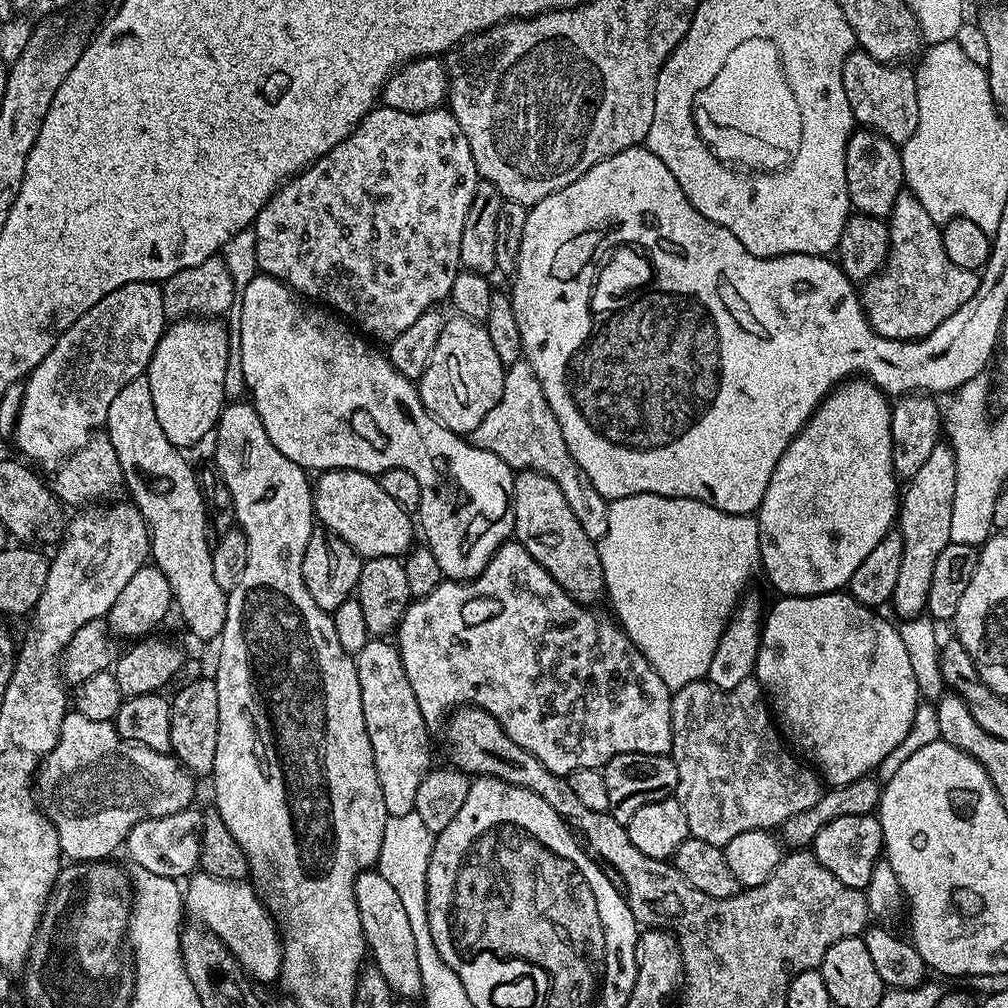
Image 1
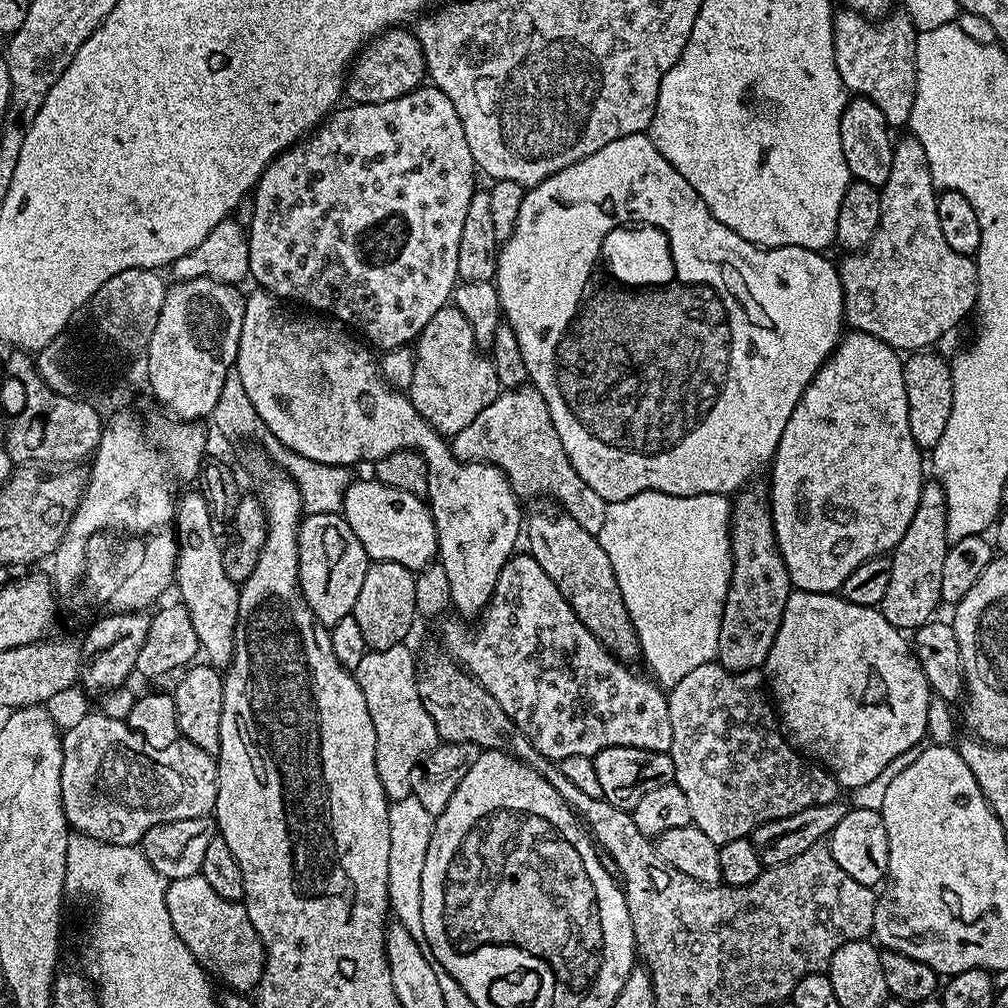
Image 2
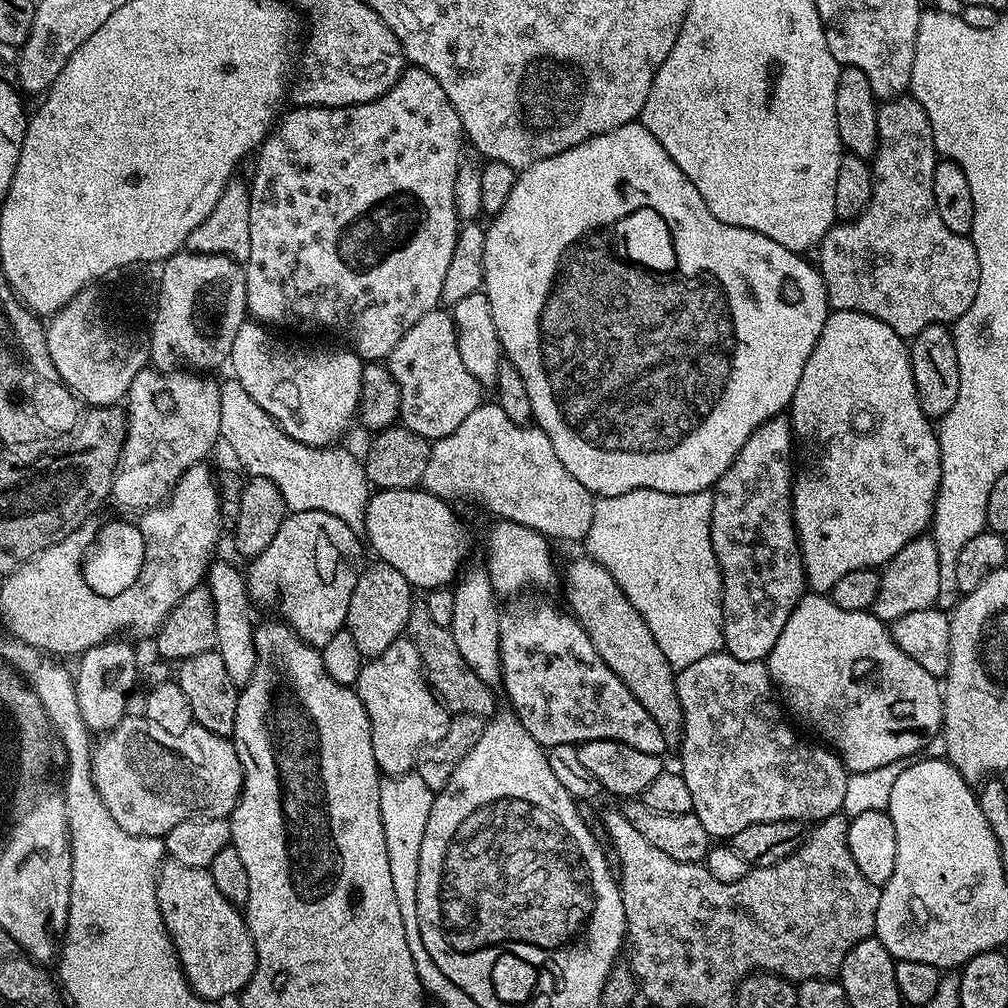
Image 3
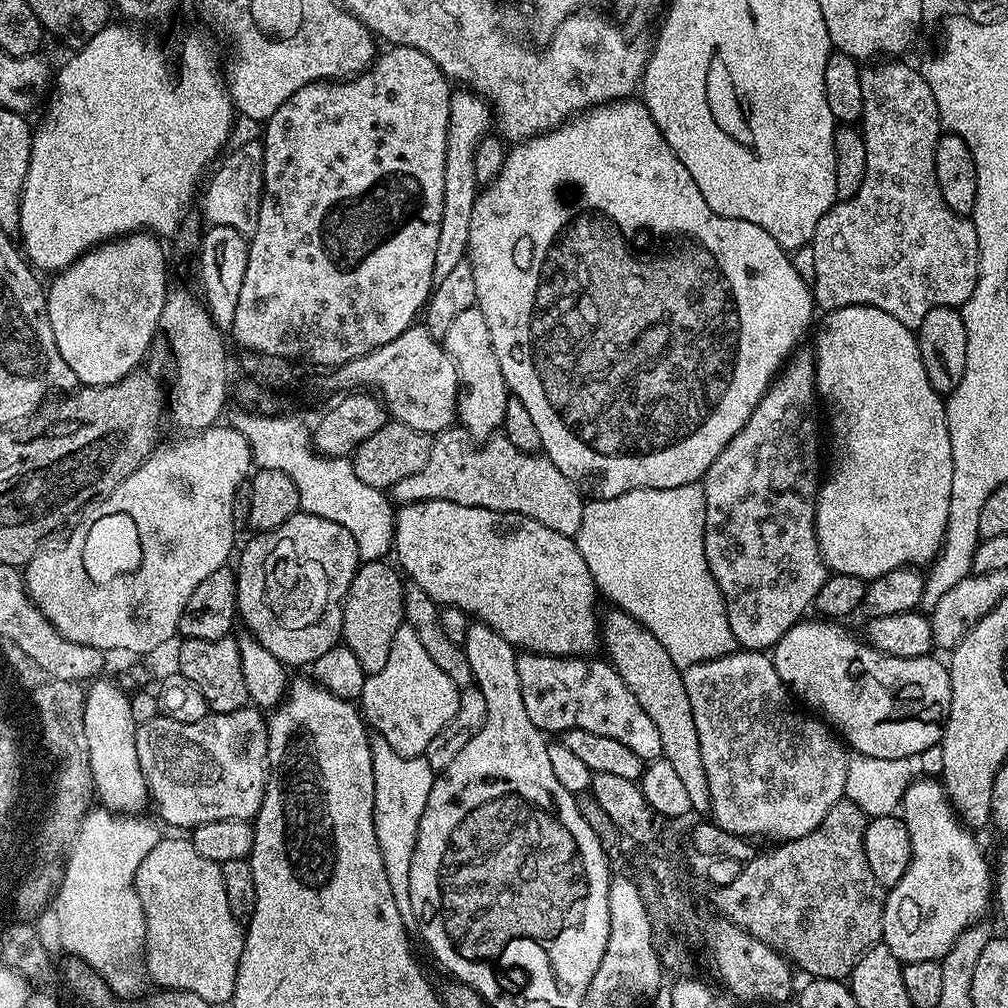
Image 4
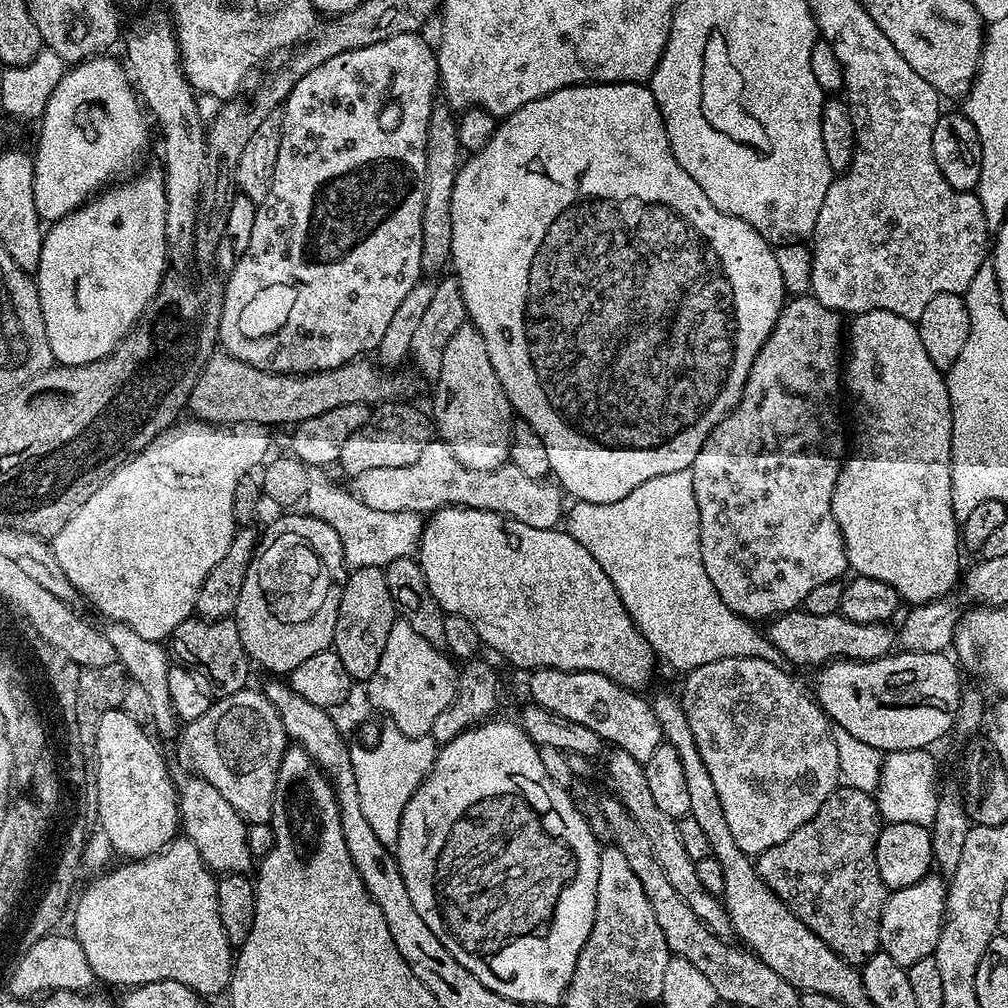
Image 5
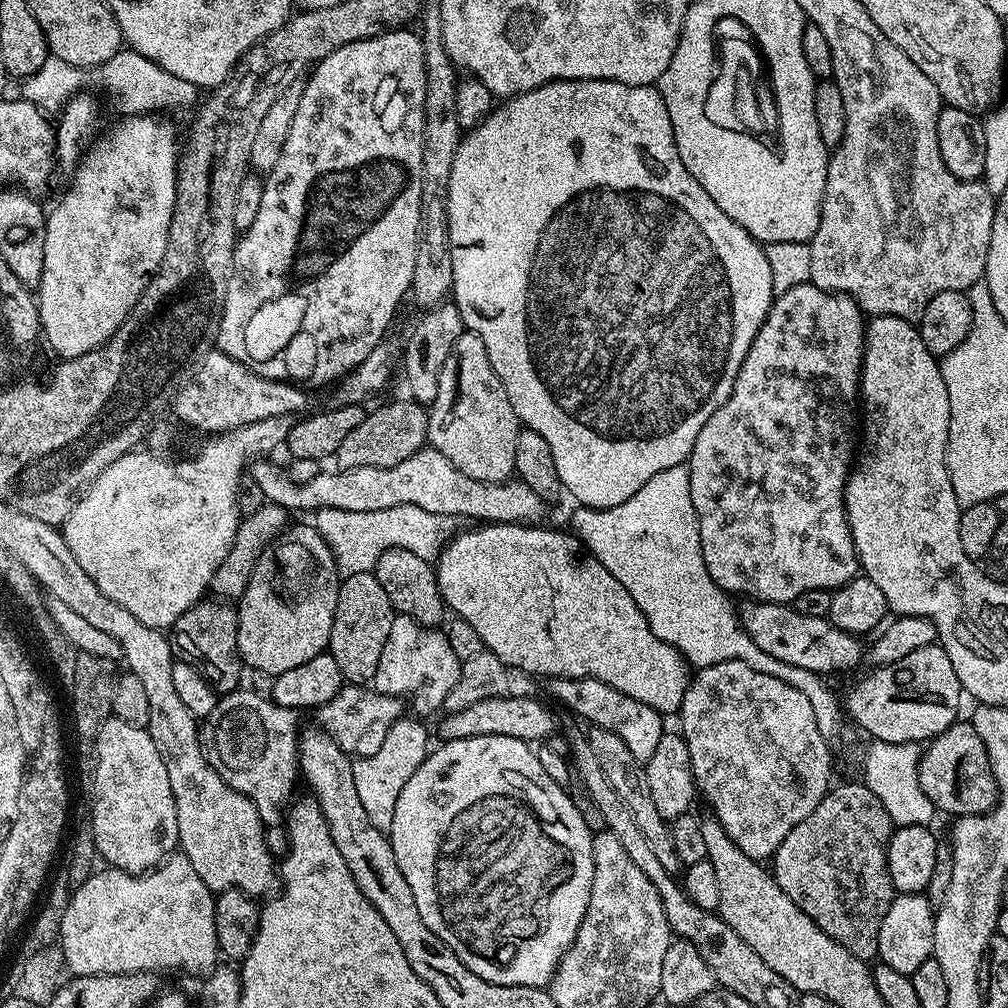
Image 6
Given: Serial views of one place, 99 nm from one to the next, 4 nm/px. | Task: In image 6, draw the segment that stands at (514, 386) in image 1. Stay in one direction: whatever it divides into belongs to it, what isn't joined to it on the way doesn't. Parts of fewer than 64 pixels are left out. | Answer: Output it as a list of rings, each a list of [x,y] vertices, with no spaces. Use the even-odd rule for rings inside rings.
[[[425,446],[418,449],[414,454],[410,454],[410,458],[406,458],[406,462],[398,462],[398,466],[386,466],[385,468],[379,468],[378,466],[362,466],[361,468],[345,468],[343,470],[323,470],[316,477],[310,478],[309,481],[298,481],[292,476],[291,471],[287,467],[282,468],[280,465],[270,462],[268,458],[258,458],[264,460],[256,461],[251,468],[248,468],[248,475],[256,480],[256,484],[262,489],[264,498],[269,503],[282,505],[282,507],[291,510],[293,513],[296,512],[308,512],[311,513],[313,510],[335,510],[338,512],[345,512],[346,510],[358,510],[359,512],[365,512],[366,510],[386,510],[390,506],[400,506],[402,504],[410,504],[416,506],[422,506],[424,510],[430,510],[434,513],[446,514],[447,516],[455,516],[457,518],[463,518],[463,516],[469,516],[472,520],[480,520],[476,522],[491,522],[494,524],[515,524],[517,522],[532,522],[536,515],[542,511],[542,505],[538,494],[534,494],[534,490],[530,490],[527,484],[523,482],[505,482],[502,484],[482,484],[477,480],[470,478],[459,472],[457,468],[450,463],[450,461],[443,456],[437,448],[431,446]]]

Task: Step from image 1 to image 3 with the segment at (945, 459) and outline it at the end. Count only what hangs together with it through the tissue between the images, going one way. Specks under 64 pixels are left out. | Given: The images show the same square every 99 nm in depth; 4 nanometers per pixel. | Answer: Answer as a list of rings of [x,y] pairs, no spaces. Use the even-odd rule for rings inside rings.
[[[931,535],[917,536],[915,540],[902,546],[902,550],[898,550],[898,554],[894,554],[894,558],[883,565],[878,598],[874,598],[870,611],[882,622],[891,622],[914,610],[936,607],[939,589],[938,550],[934,546]]]

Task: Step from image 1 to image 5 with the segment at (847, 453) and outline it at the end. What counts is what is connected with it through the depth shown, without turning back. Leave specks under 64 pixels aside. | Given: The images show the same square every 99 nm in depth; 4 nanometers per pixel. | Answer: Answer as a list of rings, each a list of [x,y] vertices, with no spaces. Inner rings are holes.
[[[870,310],[851,317],[852,329],[847,329],[846,363],[842,368],[842,384],[852,395],[856,403],[856,445],[852,448],[852,457],[843,461],[840,473],[834,486],[832,513],[840,527],[840,533],[846,546],[849,569],[856,576],[874,578],[878,582],[886,582],[897,592],[901,601],[909,605],[931,604],[933,600],[943,600],[949,595],[952,587],[962,580],[960,568],[960,552],[962,541],[958,521],[952,505],[952,407],[945,373],[926,354],[922,346],[919,327],[913,321],[902,318],[898,314],[890,314],[890,310]]]

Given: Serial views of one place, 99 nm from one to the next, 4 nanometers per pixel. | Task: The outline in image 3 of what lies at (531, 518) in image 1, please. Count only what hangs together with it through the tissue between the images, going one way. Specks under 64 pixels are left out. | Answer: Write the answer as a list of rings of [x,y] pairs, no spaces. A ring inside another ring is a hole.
[[[582,554],[579,560],[572,560],[563,565],[562,572],[568,575],[568,587],[564,596],[568,599],[566,608],[577,622],[586,630],[586,638],[594,642],[594,650],[624,680],[626,690],[642,702],[642,707],[658,722],[662,730],[665,745],[679,745],[684,735],[682,706],[678,702],[678,690],[674,683],[676,672],[669,664],[664,663],[662,649],[654,642],[654,634],[648,632],[646,622],[632,608],[632,603],[624,599],[622,586],[610,578],[610,570],[601,568],[600,563],[591,556]]]

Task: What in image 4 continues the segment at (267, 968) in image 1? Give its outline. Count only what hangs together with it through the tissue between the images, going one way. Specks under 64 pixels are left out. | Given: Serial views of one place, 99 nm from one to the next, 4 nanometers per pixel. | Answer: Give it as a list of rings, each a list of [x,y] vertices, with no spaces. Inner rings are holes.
[[[162,838],[142,858],[134,887],[148,923],[143,971],[148,971],[161,989],[190,991],[211,1006],[227,1005],[234,994],[245,929],[230,914],[220,865],[202,858],[191,839]]]

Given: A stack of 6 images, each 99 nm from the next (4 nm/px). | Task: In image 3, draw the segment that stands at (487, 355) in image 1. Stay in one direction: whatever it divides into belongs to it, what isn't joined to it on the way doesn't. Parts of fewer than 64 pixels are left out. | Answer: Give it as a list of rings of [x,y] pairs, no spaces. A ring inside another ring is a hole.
[[[443,307],[422,314],[422,318],[402,334],[402,342],[394,346],[386,363],[400,391],[399,423],[430,442],[454,434],[454,430],[458,430],[482,403],[482,386],[462,363],[452,313]]]

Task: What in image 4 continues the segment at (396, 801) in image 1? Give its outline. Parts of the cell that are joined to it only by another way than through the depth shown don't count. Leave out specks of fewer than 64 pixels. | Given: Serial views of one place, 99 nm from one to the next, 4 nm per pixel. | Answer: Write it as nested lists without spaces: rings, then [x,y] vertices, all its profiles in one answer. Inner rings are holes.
[[[408,624],[398,626],[382,670],[371,673],[362,686],[358,707],[367,727],[403,756],[423,756],[426,746],[454,718],[461,689],[426,654],[418,634]]]

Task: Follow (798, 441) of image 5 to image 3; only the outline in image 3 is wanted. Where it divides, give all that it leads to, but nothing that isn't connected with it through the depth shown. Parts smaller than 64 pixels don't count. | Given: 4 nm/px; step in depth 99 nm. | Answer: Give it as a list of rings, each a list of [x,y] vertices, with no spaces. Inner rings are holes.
[[[781,414],[768,420],[750,438],[746,438],[746,446],[738,450],[734,462],[718,478],[712,492],[712,521],[710,522],[710,538],[712,539],[712,549],[716,555],[716,561],[720,567],[720,601],[722,602],[722,630],[724,631],[723,651],[730,653],[734,658],[742,662],[754,662],[755,660],[767,661],[770,650],[774,650],[774,642],[778,642],[778,634],[782,634],[782,626],[786,626],[786,621],[790,614],[794,614],[794,606],[806,594],[806,581],[804,579],[804,563],[800,553],[800,539],[796,536],[796,519],[792,517],[792,490],[794,487],[794,468],[792,472],[792,425],[787,415]]]

